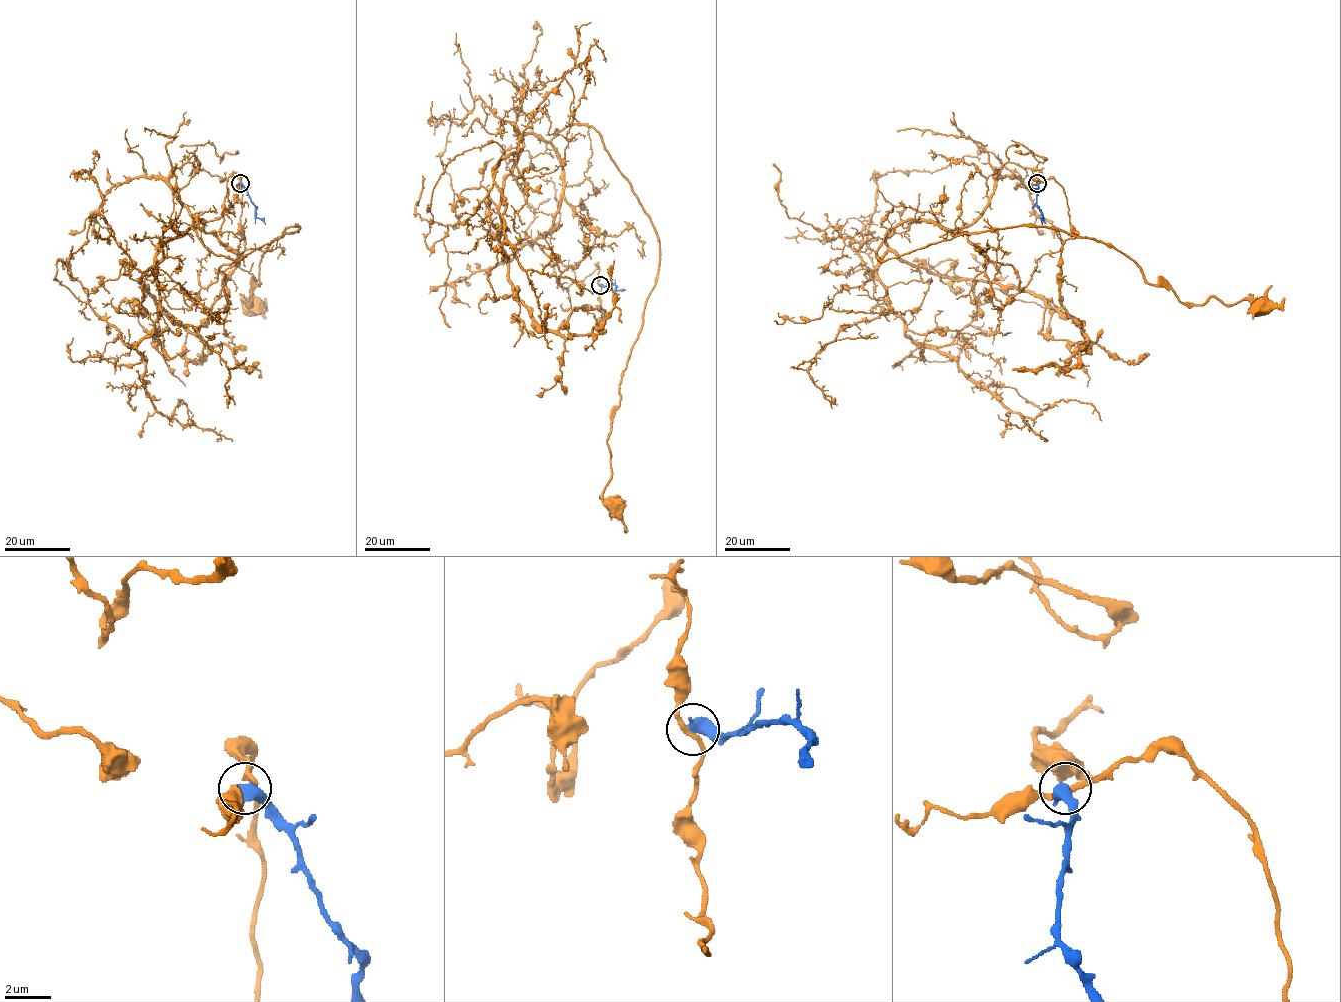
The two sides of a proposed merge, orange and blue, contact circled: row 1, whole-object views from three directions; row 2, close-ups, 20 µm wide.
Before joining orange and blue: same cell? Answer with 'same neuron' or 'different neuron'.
different neuron

